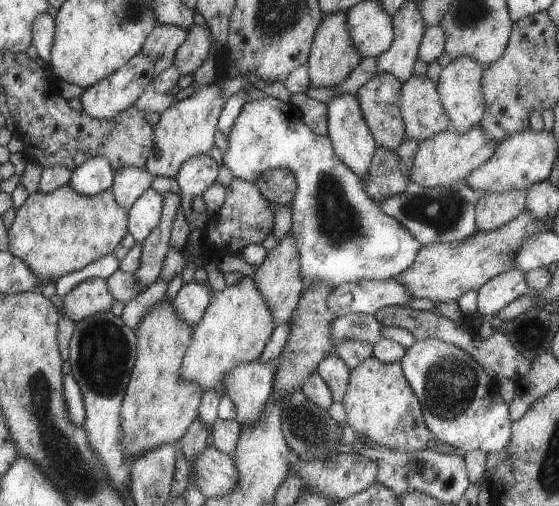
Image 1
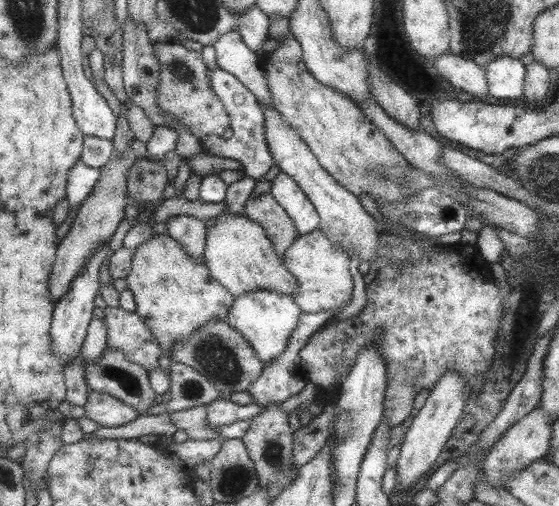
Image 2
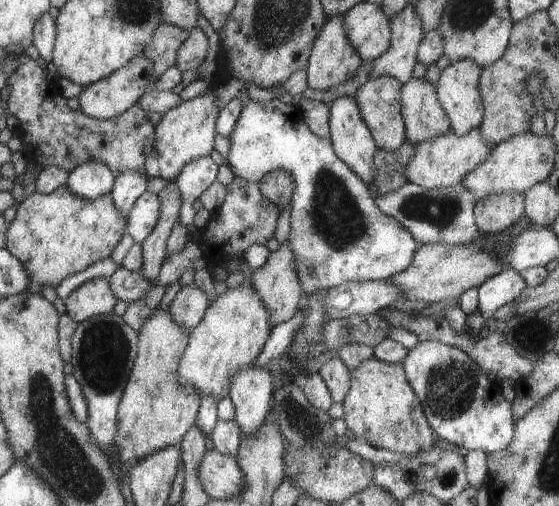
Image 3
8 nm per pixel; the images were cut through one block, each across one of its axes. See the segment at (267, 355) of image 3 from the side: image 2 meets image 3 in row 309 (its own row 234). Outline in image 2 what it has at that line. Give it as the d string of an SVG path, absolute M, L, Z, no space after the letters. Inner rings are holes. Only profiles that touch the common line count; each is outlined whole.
M279 171L271 181L269 193L290 217L294 227L299 231L299 236L318 228L320 219L316 210L288 174Z

